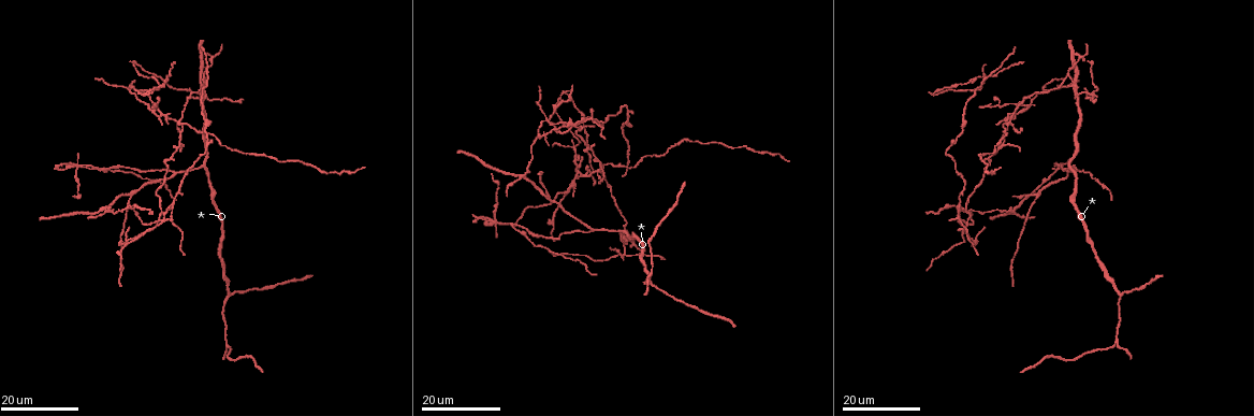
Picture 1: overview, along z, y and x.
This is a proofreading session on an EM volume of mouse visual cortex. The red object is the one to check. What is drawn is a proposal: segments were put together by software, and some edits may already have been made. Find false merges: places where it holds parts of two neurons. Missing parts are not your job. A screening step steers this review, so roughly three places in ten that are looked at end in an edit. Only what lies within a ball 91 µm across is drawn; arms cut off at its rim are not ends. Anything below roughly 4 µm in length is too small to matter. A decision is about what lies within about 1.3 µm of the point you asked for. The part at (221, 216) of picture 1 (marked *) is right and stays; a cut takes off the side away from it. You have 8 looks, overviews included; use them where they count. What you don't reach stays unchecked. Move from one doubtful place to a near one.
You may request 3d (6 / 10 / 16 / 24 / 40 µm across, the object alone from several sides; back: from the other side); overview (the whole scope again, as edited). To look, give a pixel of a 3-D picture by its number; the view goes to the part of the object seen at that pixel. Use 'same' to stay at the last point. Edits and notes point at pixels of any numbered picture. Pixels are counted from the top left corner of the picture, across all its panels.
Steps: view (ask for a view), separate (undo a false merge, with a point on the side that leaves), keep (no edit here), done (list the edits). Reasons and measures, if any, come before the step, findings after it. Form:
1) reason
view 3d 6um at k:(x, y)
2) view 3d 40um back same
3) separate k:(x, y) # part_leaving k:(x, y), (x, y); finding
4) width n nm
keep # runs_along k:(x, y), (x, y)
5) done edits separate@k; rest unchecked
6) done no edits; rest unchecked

three-way junction
view 3d 24um at 1:(1116, 345)

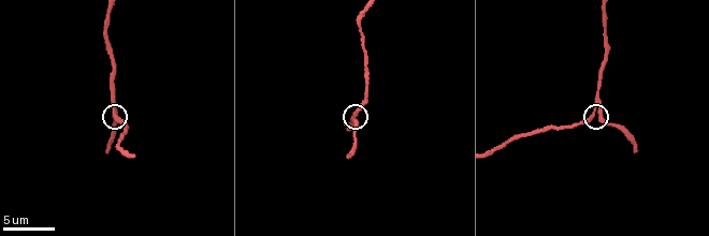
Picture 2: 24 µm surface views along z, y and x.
view 3d 10um at 2:(114, 109)

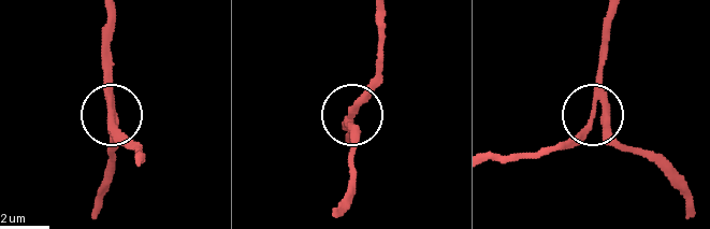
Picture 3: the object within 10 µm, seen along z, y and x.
arms 3
keep # continuous, no second neuron

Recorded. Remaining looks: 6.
three arms meet
view 3d 24um at 1:(173, 171)

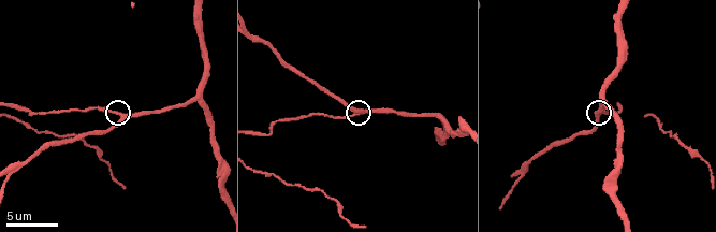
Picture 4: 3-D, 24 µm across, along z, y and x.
view 3d 10um at 4:(123, 119)

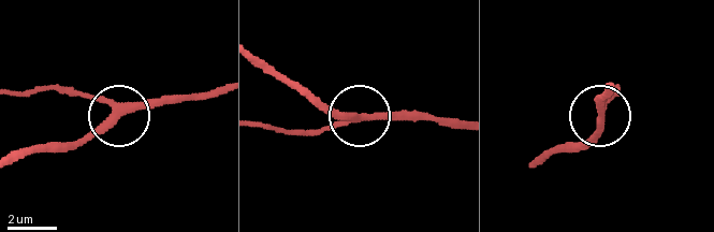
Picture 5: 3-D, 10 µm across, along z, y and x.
keep # runs_along 5:(462, 127), (351, 116), (317, 130); all the same neuron

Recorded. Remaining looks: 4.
small branch off a trunk
view 3d 10um at 4:(518, 180)

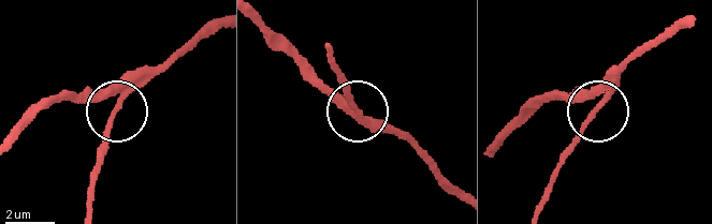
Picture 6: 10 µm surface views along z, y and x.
keep # runs_along 6:(691, 14), (667, 26), (621, 72), (605, 106), (564, 153); all the same neuron

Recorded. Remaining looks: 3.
three-way junction
view 3d 6um at 4:(443, 117)

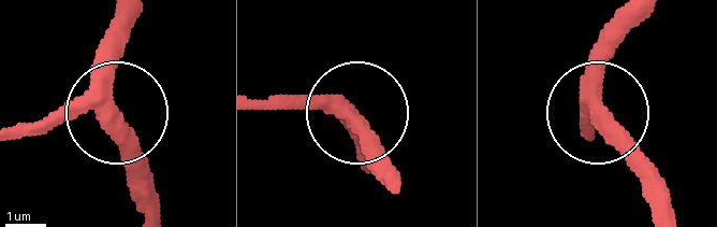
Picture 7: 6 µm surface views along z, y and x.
keep # runs_along 7:(660, 208), (657, 176), (598, 104), (598, 43), (615, 15); continuous, no second neuron

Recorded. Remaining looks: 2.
done no edits; rest unchecked

